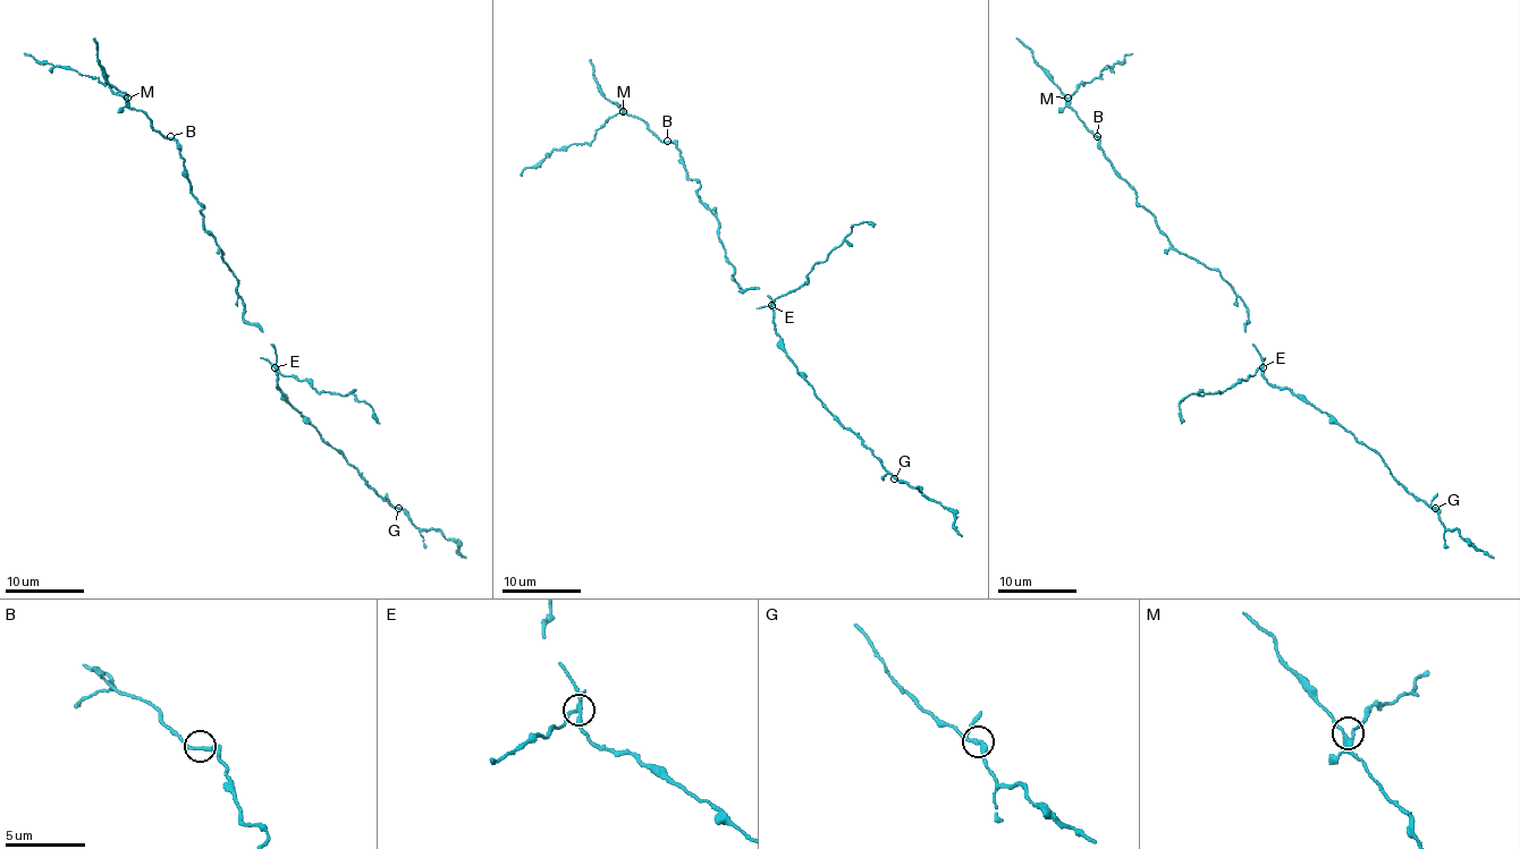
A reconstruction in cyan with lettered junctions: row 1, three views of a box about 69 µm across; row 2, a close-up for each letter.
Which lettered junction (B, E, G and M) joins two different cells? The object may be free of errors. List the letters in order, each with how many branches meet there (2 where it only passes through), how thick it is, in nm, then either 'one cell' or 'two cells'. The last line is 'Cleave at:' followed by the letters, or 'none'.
B: 2 branches meet; 240 nm thick; one cell
E: 4 branches meet; 220 nm thick; two cells
G: 3 branches meet; 180 nm thick; one cell
M: 4 branches meet; 240 nm thick; one cell
Cleave at: E

